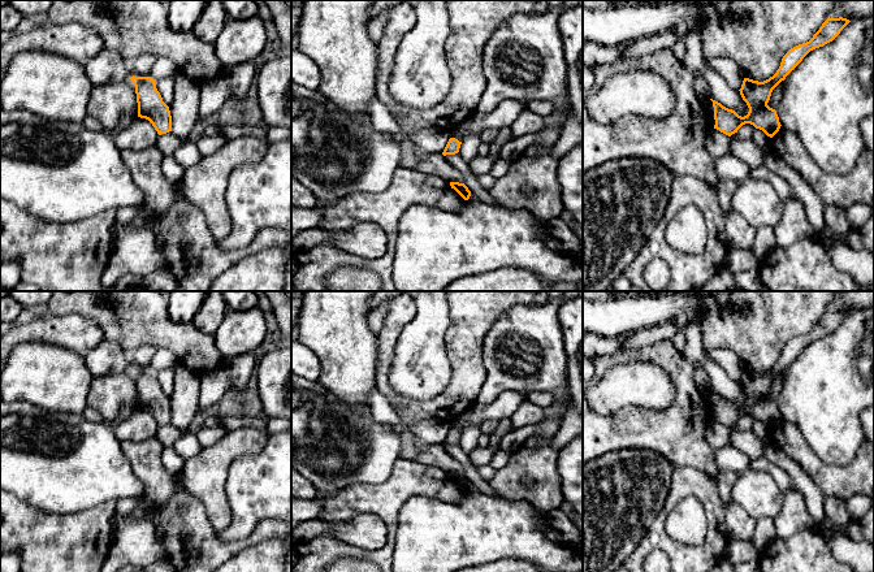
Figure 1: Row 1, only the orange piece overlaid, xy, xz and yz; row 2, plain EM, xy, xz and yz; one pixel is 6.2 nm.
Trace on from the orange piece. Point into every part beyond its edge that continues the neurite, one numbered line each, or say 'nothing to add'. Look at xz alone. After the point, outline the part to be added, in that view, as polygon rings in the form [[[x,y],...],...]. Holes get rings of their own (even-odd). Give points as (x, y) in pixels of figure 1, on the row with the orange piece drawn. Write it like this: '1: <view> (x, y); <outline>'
nothing to add

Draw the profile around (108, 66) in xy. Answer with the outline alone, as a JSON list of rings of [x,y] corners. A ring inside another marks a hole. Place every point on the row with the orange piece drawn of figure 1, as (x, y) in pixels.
[[[104,48],[83,66],[92,86],[118,83],[133,75],[121,55],[108,48]]]

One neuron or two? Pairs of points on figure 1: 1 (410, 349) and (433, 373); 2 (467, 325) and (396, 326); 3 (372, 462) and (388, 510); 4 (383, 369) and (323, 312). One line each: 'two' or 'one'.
1: one
2: one
3: two
4: two

